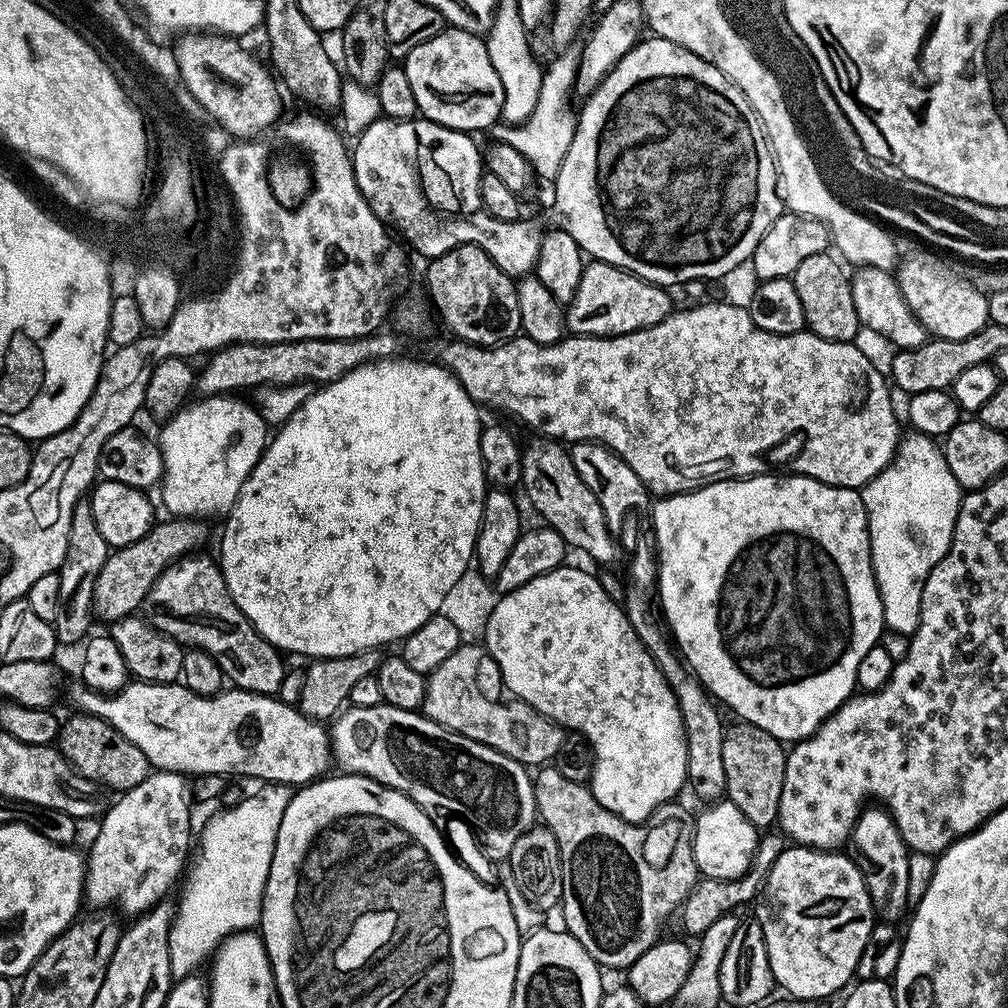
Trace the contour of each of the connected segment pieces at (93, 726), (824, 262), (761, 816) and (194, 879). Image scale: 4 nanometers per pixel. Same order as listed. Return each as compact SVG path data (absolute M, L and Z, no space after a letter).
M87 714L75 715L63 721L58 737L58 751L81 776L88 777L108 790L127 790L146 779L150 765L146 754L142 754L134 742L122 738L122 734L118 734L118 730L114 730L114 726L102 718Z
M828 252L810 254L810 258L805 258L799 264L798 270L792 273L790 279L794 290L798 290L798 299L802 302L802 314L807 331L813 332L818 338L826 338L830 342L850 344L858 334L861 322L858 318L858 310L854 310L854 294L849 273L844 273L840 267L842 267L841 261L835 255Z
M739 726L725 735L722 742L722 763L726 769L726 796L746 814L756 829L768 830L777 823L778 802L782 798L784 757L786 748L779 740L760 728Z
M265 783L233 808L218 811L201 832L199 829L200 849L197 852L195 849L194 859L183 877L184 889L180 892L180 904L178 900L175 905L176 917L170 926L168 953L170 970L176 980L193 975L199 969L196 967L204 959L205 963L227 936L247 932L259 925L278 826L282 826L282 814L286 814L292 794L293 789L287 784Z

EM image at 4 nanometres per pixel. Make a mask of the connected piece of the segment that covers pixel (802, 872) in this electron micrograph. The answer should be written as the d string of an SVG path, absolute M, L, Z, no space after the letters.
M788 846L780 852L774 862L768 877L764 880L764 887L761 888L758 899L755 901L754 919L762 926L762 934L765 938L765 948L769 954L770 970L773 971L775 983L785 988L789 997L798 1000L814 1000L823 1002L827 996L832 996L836 991L847 989L850 981L856 976L858 957L862 954L863 947L866 946L866 938L870 938L870 930L878 922L875 910L872 908L872 899L866 890L866 882L860 868L851 855L843 856L840 850L825 850L822 848L806 848L803 846Z

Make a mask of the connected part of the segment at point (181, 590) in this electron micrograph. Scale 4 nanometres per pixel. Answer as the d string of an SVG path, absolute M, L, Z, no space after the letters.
M193 554L185 556L172 564L154 582L146 601L146 619L158 631L178 641L189 649L200 649L210 654L218 662L218 666L224 672L225 677L235 687L245 688L248 692L257 692L263 696L276 696L281 691L286 673L281 653L266 638L256 633L256 628L238 610L234 598L228 593L228 587L224 581L224 574L220 571L219 563L205 554Z

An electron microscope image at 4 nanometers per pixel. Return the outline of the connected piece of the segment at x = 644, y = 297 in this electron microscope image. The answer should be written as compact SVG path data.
M592 260L585 263L578 290L574 290L574 298L566 306L566 328L577 336L621 336L654 326L673 310L674 303L667 287L639 280L624 268Z

